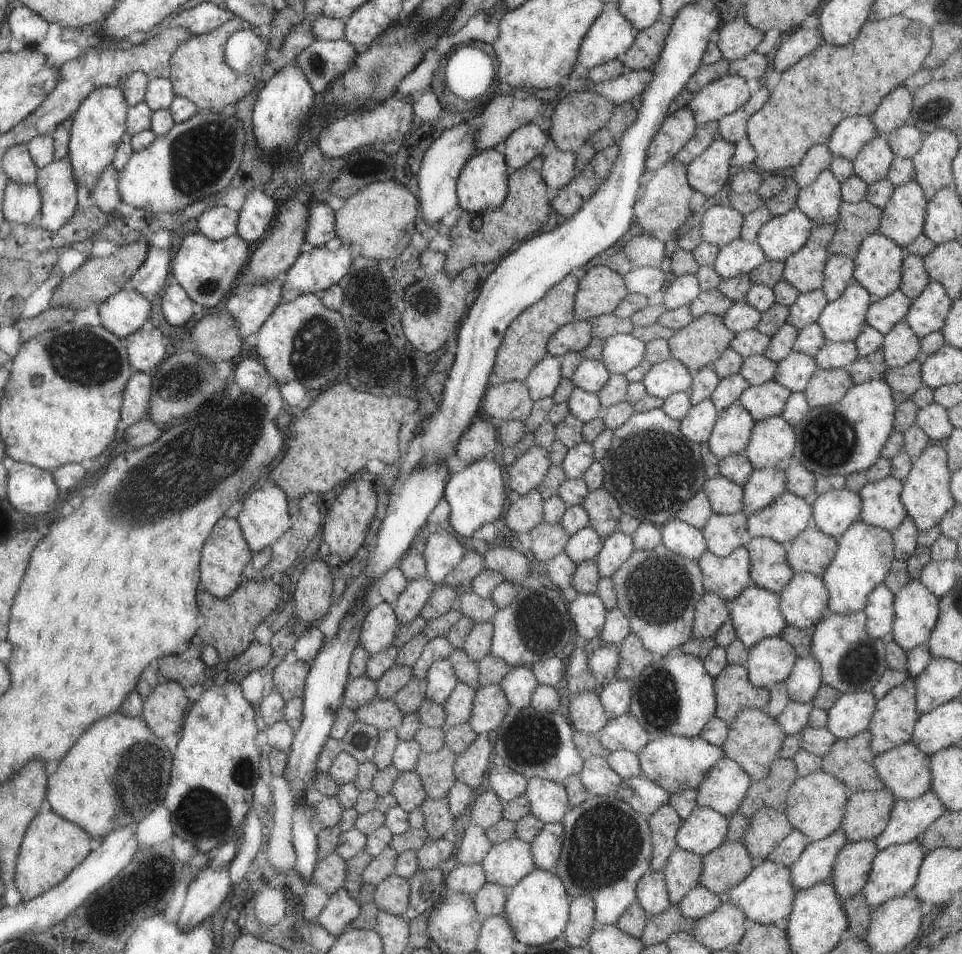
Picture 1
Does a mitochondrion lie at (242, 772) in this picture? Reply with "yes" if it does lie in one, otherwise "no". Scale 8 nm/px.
yes

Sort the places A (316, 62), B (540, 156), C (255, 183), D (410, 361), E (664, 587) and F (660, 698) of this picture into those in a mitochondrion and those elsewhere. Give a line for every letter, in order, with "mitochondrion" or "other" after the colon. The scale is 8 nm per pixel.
A: mitochondrion
B: other
C: other
D: other
E: mitochondrion
F: mitochondrion

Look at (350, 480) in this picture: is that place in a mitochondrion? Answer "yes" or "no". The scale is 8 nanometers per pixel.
no

